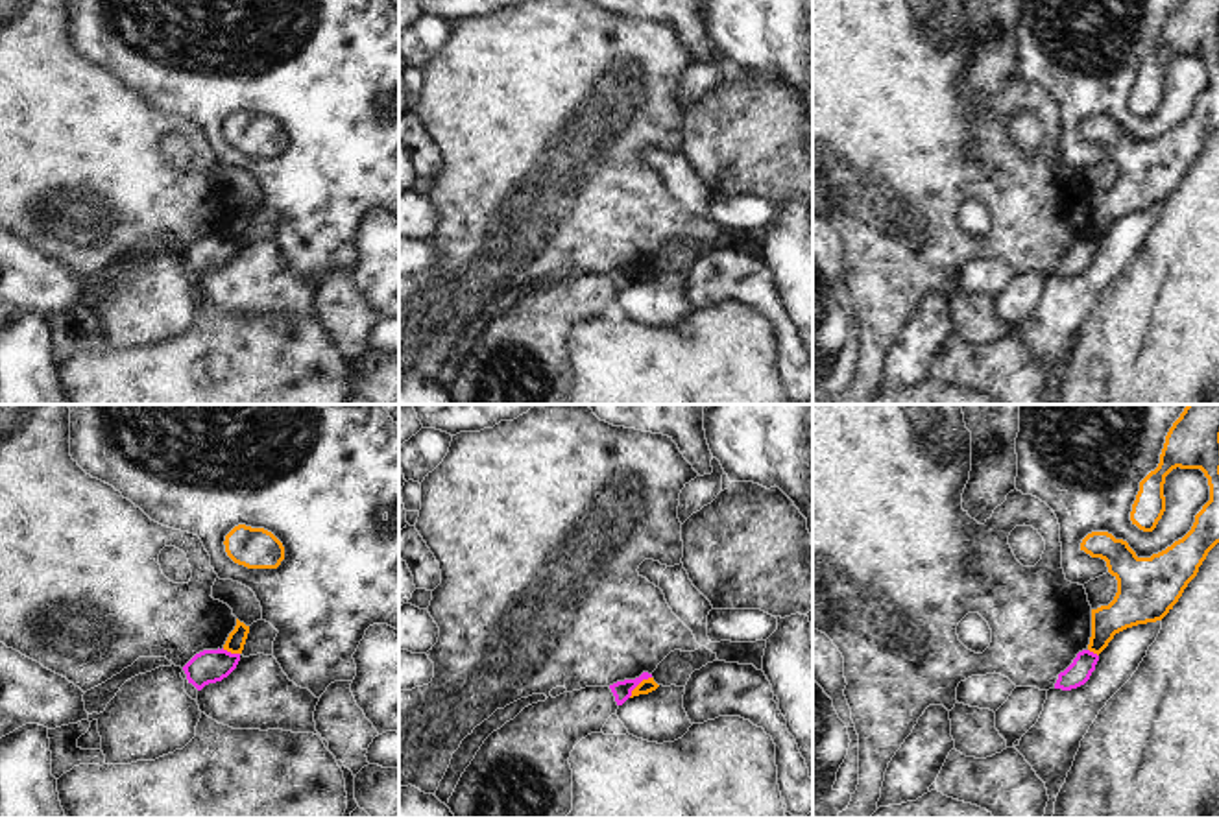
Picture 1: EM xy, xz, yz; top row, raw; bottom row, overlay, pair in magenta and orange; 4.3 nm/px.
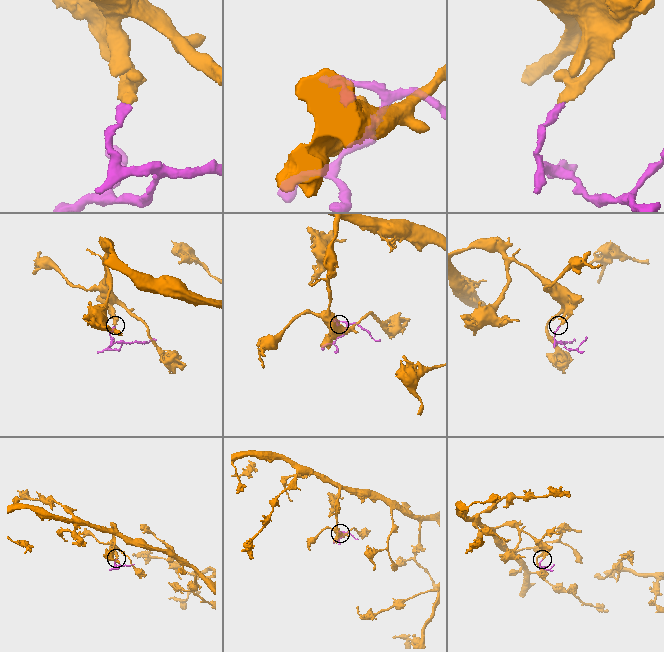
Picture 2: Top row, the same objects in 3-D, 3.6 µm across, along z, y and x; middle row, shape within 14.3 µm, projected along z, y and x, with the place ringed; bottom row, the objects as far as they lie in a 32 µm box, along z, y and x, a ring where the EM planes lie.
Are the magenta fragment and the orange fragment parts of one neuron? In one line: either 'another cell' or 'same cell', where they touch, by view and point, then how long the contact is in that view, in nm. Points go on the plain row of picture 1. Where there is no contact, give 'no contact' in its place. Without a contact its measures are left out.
another cell; meets magenta in xz at (638, 270); contact 140 nm long

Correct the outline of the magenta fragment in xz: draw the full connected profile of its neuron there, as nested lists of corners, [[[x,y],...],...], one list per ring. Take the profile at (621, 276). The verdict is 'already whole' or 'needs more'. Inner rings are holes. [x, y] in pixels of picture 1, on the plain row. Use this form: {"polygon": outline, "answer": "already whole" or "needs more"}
{"polygon": [[[643,259],[639,264],[635,266],[624,266],[624,268],[617,268],[613,271],[610,271],[613,283],[615,283],[615,288],[617,292],[622,292],[630,283],[632,283],[632,277],[643,268],[643,266],[648,266],[652,264],[652,260],[648,259]]], "answer": "already whole"}

